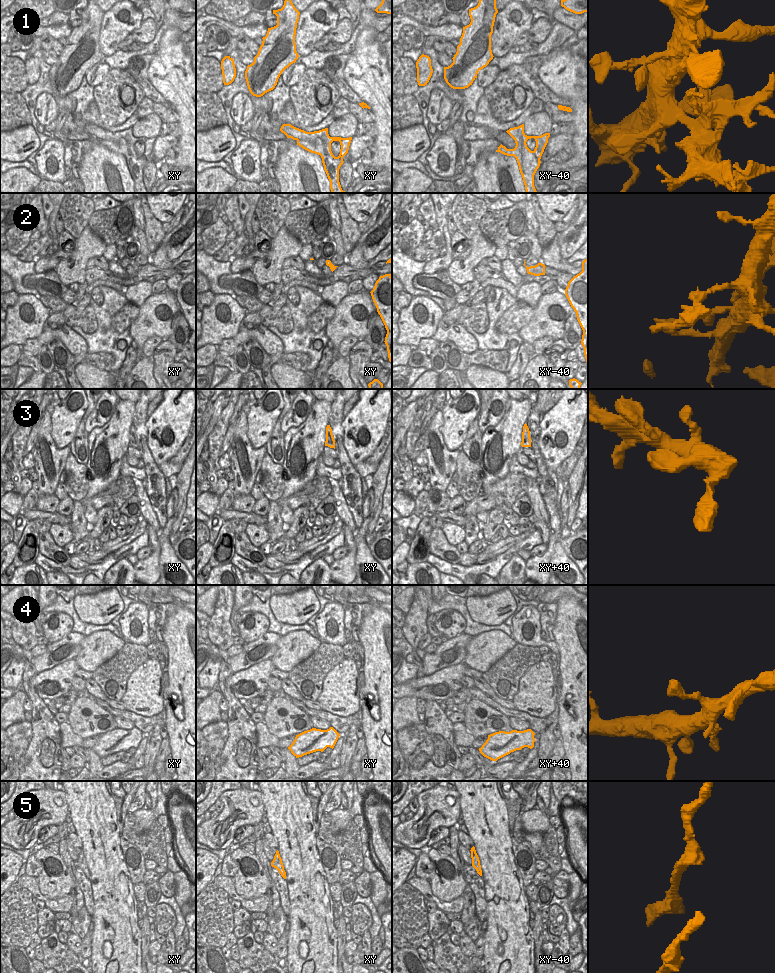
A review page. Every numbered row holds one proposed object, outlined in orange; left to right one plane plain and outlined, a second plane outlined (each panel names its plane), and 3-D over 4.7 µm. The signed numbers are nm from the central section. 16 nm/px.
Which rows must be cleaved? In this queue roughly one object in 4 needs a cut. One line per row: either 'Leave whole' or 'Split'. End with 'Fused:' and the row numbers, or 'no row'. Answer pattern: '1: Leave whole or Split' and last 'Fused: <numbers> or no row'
1: Split
2: Split
3: Leave whole
4: Leave whole
5: Leave whole
Fused: 1, 2

